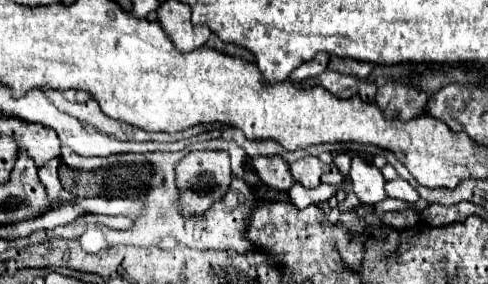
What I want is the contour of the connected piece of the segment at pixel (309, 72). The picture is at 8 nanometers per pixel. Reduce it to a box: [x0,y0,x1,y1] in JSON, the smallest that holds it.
[290,53,330,83]

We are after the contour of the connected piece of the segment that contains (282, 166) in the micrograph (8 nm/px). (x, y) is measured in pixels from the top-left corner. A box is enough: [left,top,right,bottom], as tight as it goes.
[252,155,294,191]

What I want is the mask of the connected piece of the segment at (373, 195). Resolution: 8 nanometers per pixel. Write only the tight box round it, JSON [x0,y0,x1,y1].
[348,155,388,205]

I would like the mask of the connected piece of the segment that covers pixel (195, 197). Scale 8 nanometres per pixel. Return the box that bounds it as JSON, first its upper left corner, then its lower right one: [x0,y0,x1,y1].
[176,151,230,213]

